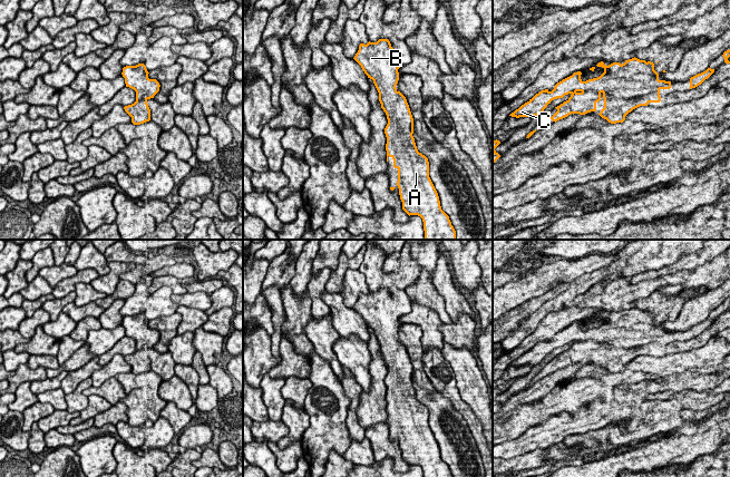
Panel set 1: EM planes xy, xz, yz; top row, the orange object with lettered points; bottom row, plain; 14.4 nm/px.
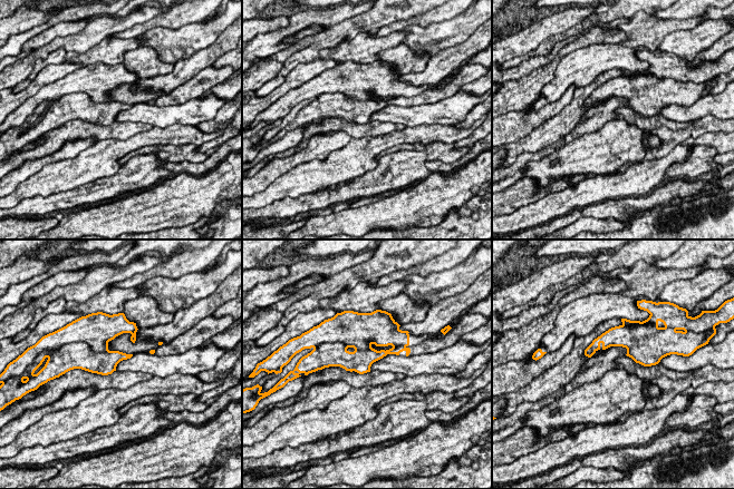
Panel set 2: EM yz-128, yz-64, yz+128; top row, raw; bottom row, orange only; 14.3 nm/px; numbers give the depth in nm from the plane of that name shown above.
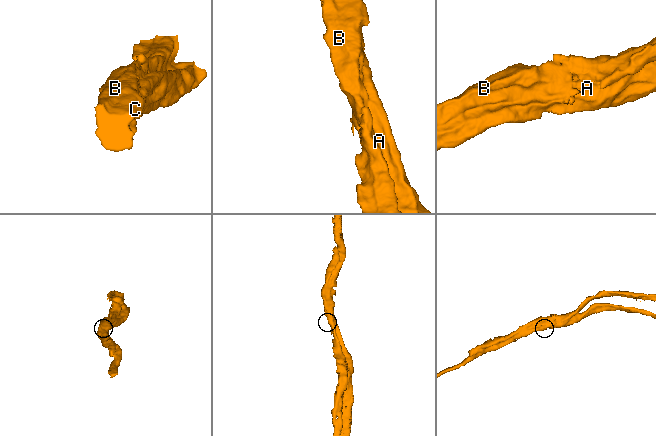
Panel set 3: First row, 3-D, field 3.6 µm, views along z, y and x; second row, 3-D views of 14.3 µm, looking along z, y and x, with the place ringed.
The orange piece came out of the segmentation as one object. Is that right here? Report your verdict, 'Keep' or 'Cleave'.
Cleave

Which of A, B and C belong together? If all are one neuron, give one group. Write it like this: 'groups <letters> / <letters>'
groups A / B C

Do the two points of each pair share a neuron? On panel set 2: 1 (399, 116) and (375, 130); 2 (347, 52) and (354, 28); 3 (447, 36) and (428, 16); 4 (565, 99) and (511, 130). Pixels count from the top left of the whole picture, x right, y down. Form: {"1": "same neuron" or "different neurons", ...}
{"1": "different neurons", "2": "different neurons", "3": "different neurons", "4": "same neuron"}

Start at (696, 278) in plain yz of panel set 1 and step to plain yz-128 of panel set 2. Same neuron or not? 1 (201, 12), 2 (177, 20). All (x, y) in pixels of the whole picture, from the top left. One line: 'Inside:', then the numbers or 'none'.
Inside: none

